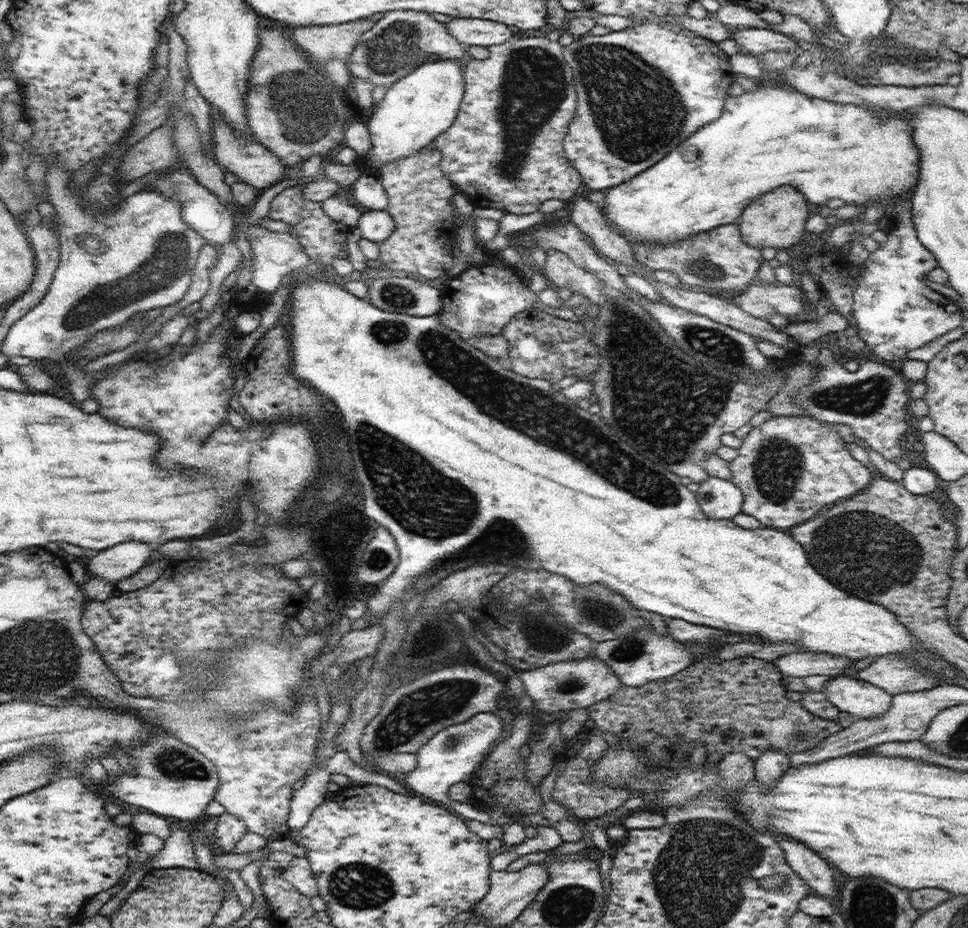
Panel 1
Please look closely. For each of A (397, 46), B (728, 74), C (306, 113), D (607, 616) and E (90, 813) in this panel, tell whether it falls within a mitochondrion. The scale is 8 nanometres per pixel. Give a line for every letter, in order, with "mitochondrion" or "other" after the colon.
A: mitochondrion
B: other
C: mitochondrion
D: mitochondrion
E: other

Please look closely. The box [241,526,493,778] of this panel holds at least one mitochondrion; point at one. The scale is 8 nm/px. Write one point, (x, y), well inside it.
(408, 717)

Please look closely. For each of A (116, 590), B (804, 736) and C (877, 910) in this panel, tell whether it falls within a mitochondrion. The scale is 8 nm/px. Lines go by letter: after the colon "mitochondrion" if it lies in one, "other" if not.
A: other
B: mitochondrion
C: mitochondrion

